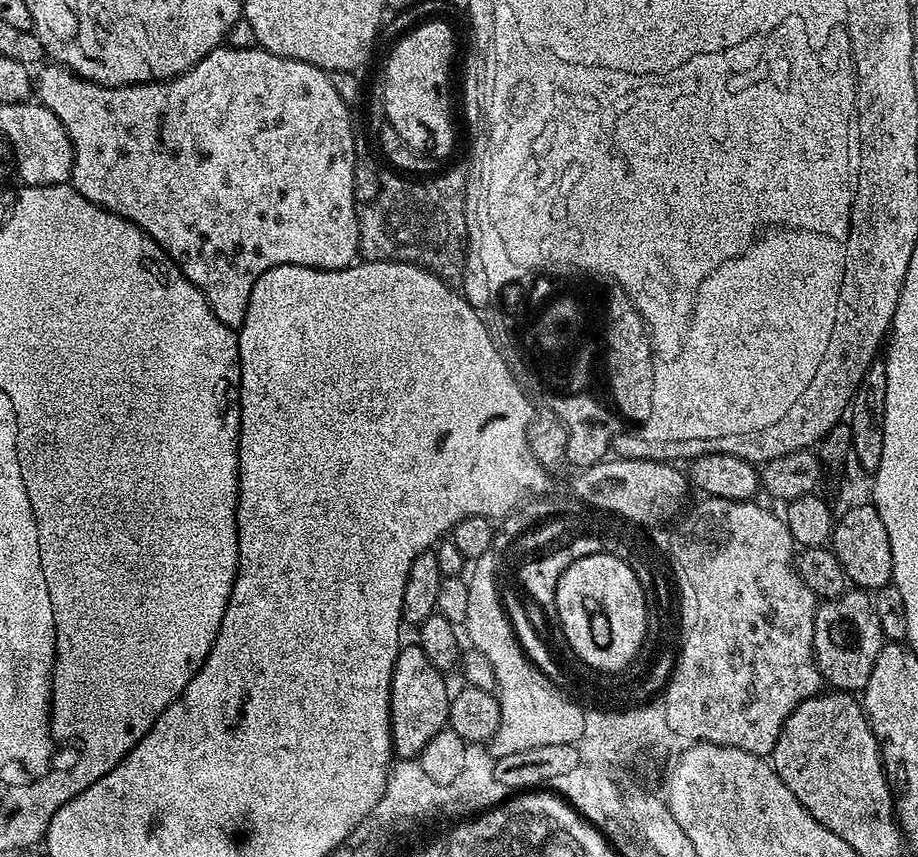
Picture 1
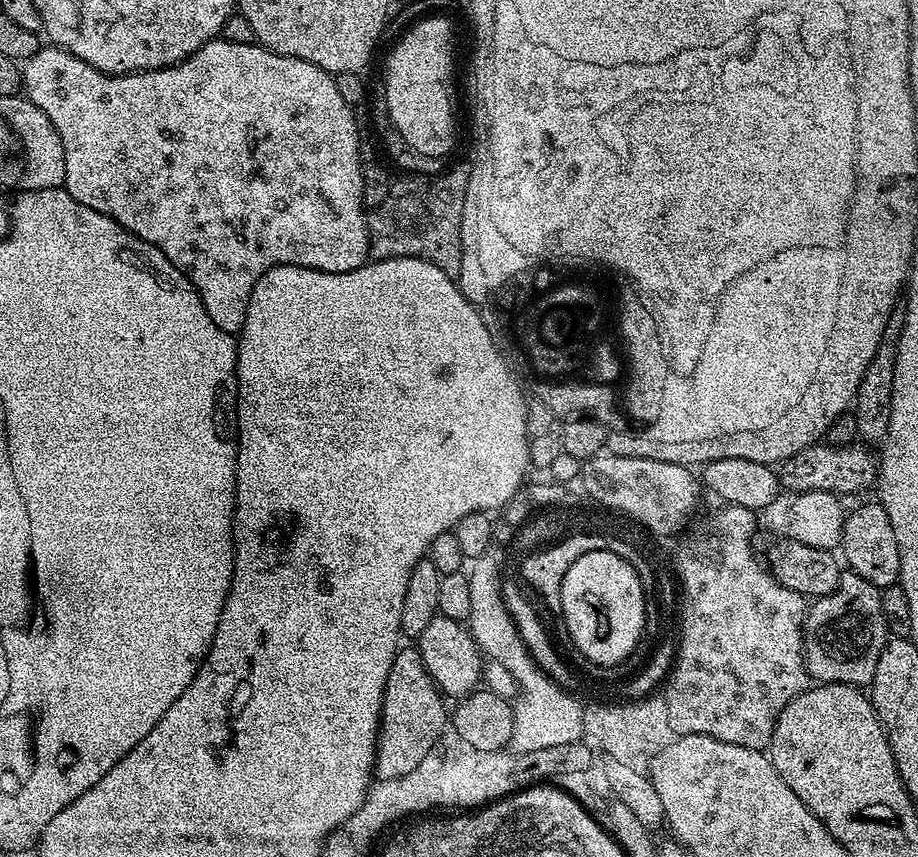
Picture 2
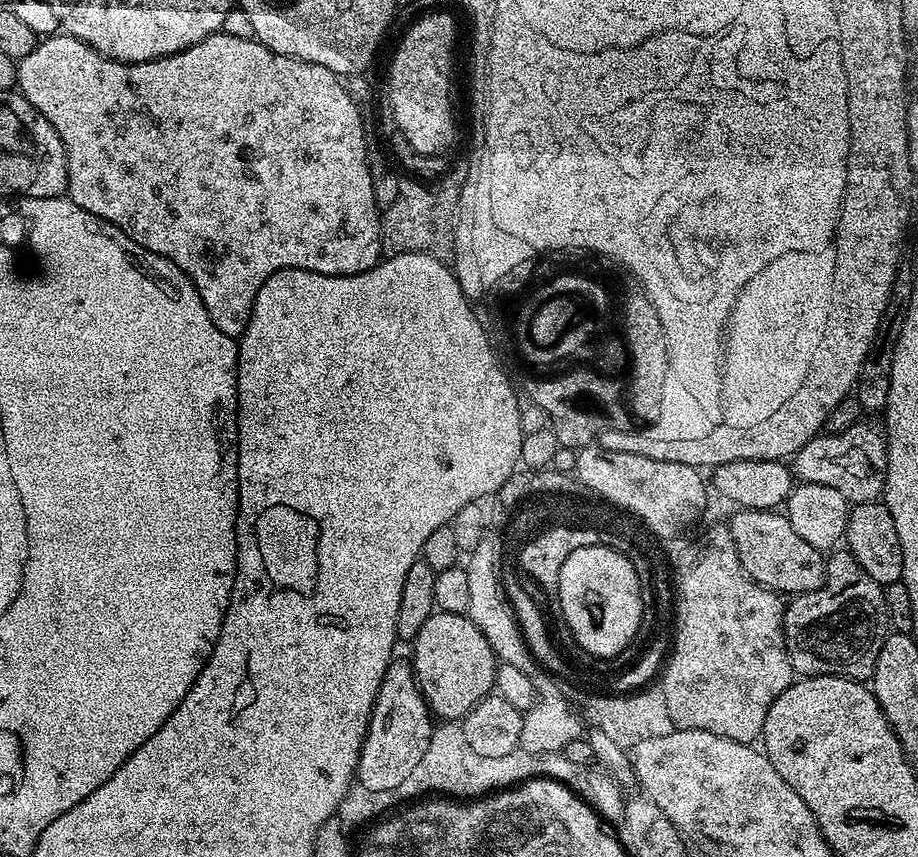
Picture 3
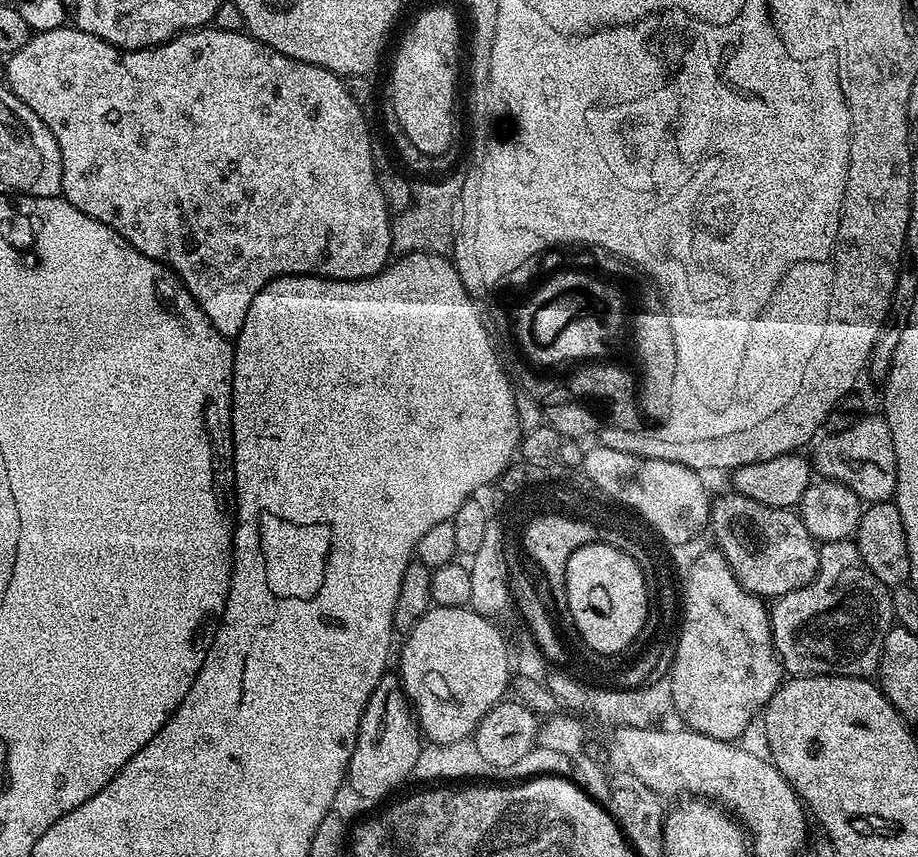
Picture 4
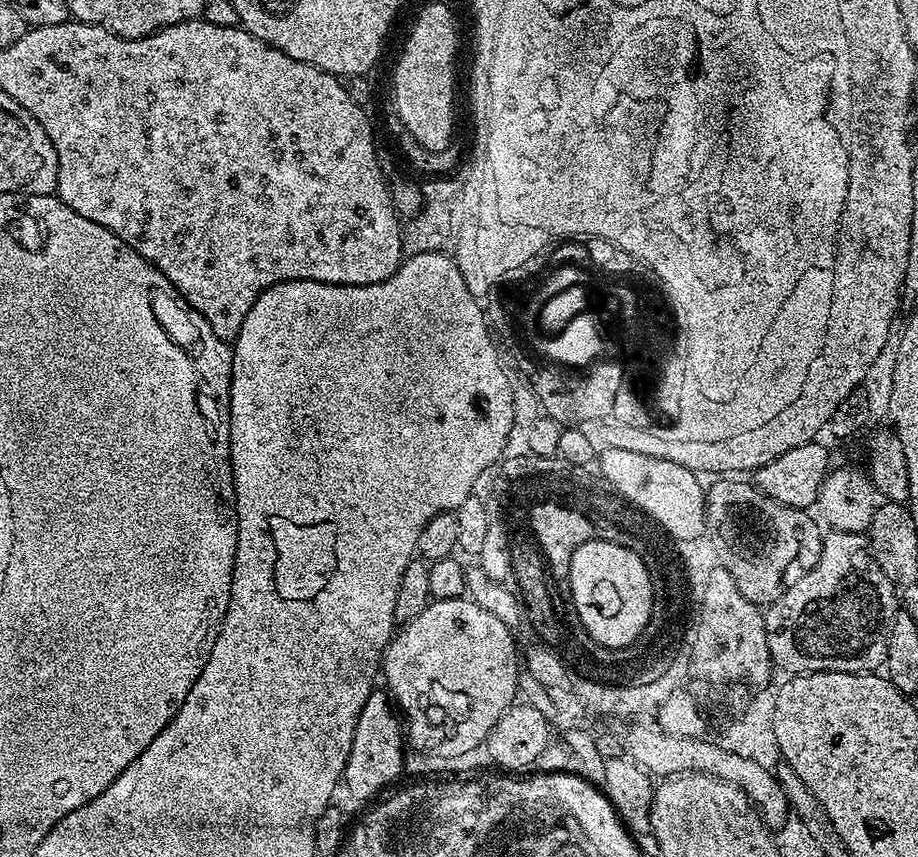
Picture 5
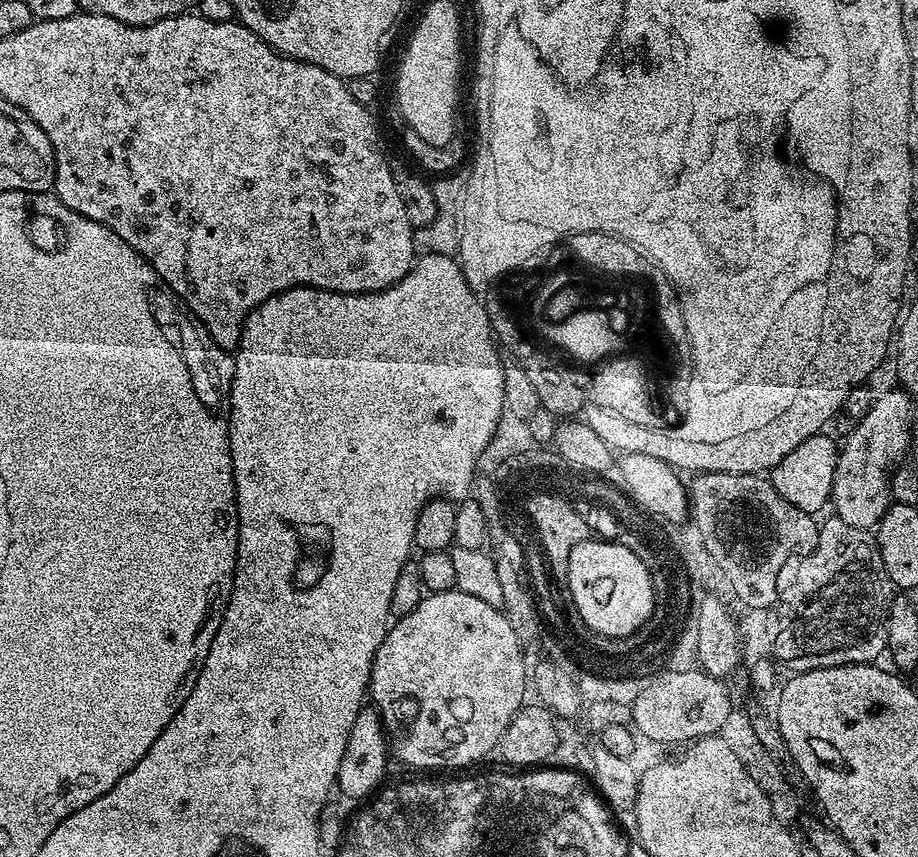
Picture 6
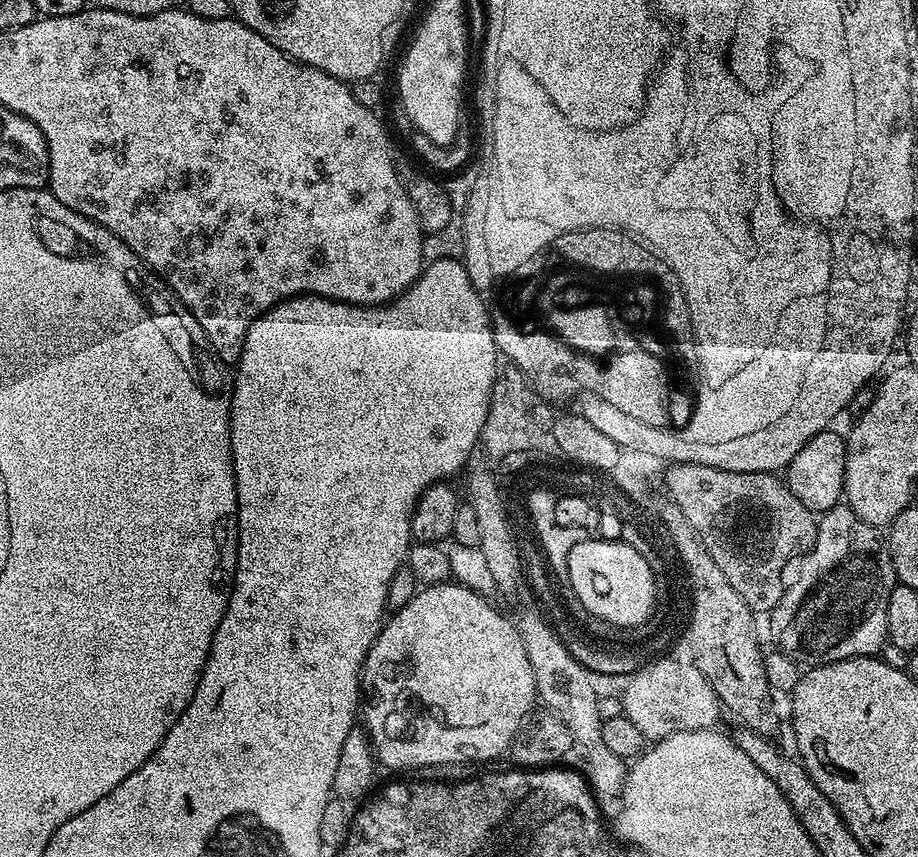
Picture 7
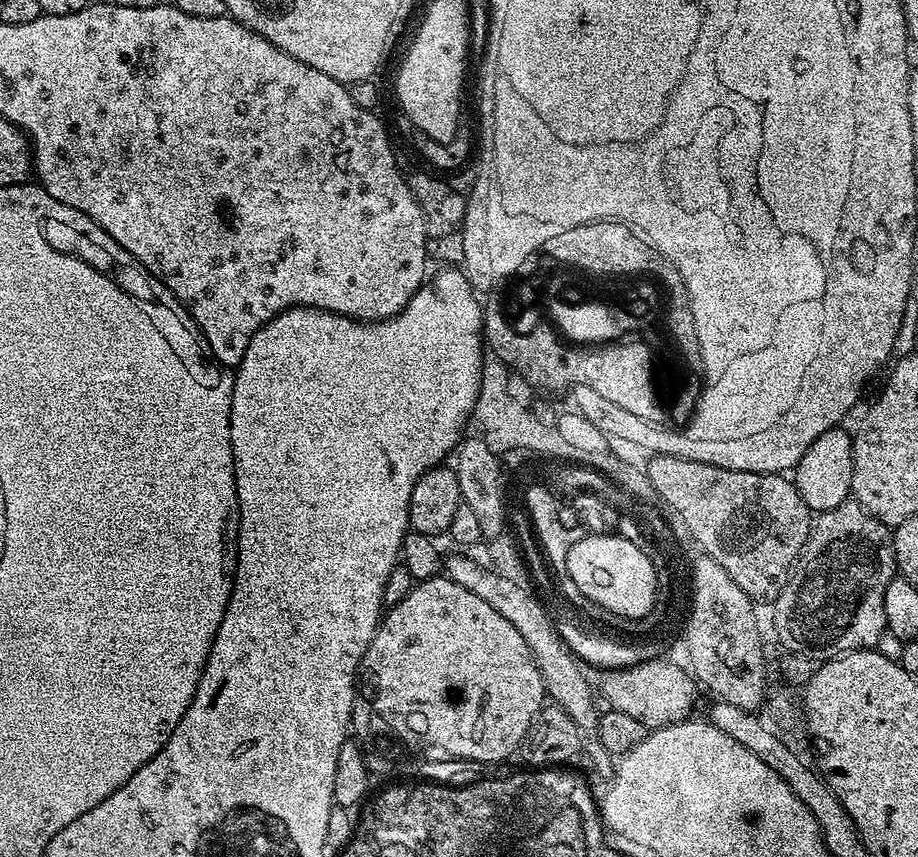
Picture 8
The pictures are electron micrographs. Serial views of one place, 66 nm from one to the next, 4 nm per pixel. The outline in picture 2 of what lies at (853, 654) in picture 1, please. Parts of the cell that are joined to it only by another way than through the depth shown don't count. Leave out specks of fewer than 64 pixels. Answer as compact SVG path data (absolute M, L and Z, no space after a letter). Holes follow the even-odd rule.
M845 571L841 575L838 586L830 594L813 599L804 618L804 664L808 667L808 675L813 681L821 684L855 684L871 685L874 670L878 666L878 658L884 645L890 639L890 633L880 601L880 589L857 572Z

